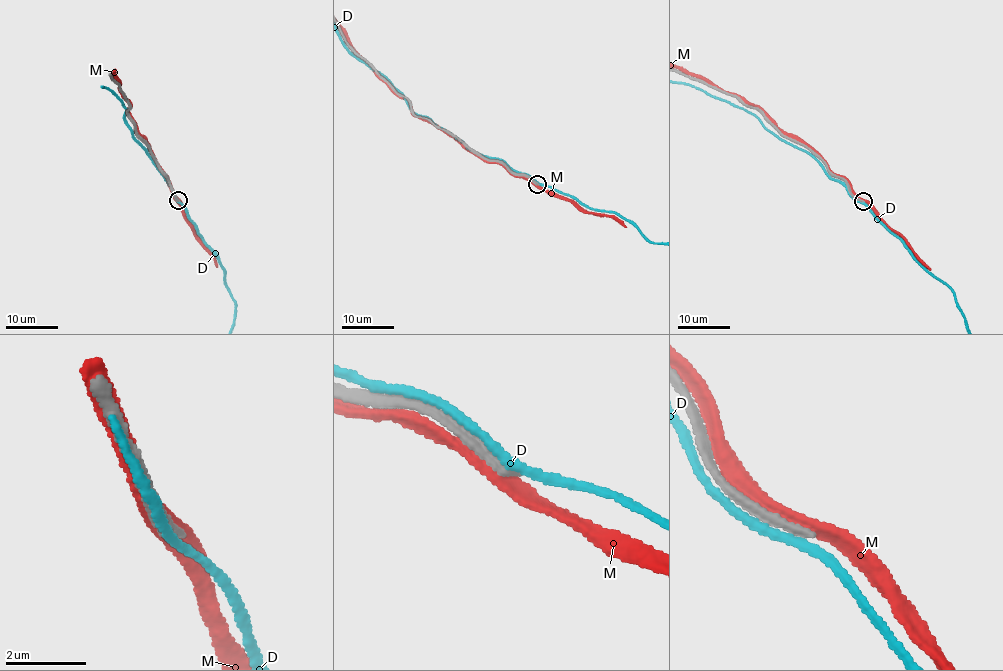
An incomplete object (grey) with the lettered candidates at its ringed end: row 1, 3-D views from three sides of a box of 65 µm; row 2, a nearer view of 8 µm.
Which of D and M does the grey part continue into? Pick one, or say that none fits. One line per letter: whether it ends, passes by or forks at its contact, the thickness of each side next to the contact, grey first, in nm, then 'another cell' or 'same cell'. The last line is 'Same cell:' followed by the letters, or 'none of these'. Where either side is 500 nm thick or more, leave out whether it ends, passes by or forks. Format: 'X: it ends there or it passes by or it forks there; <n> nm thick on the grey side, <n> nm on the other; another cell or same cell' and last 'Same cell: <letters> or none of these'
D: it passes by; 220 nm thick on the grey side, 200 nm on the other; another cell
M: it passes by; 220 nm thick on the grey side, 340 nm on the other; another cell
Same cell: none of these

